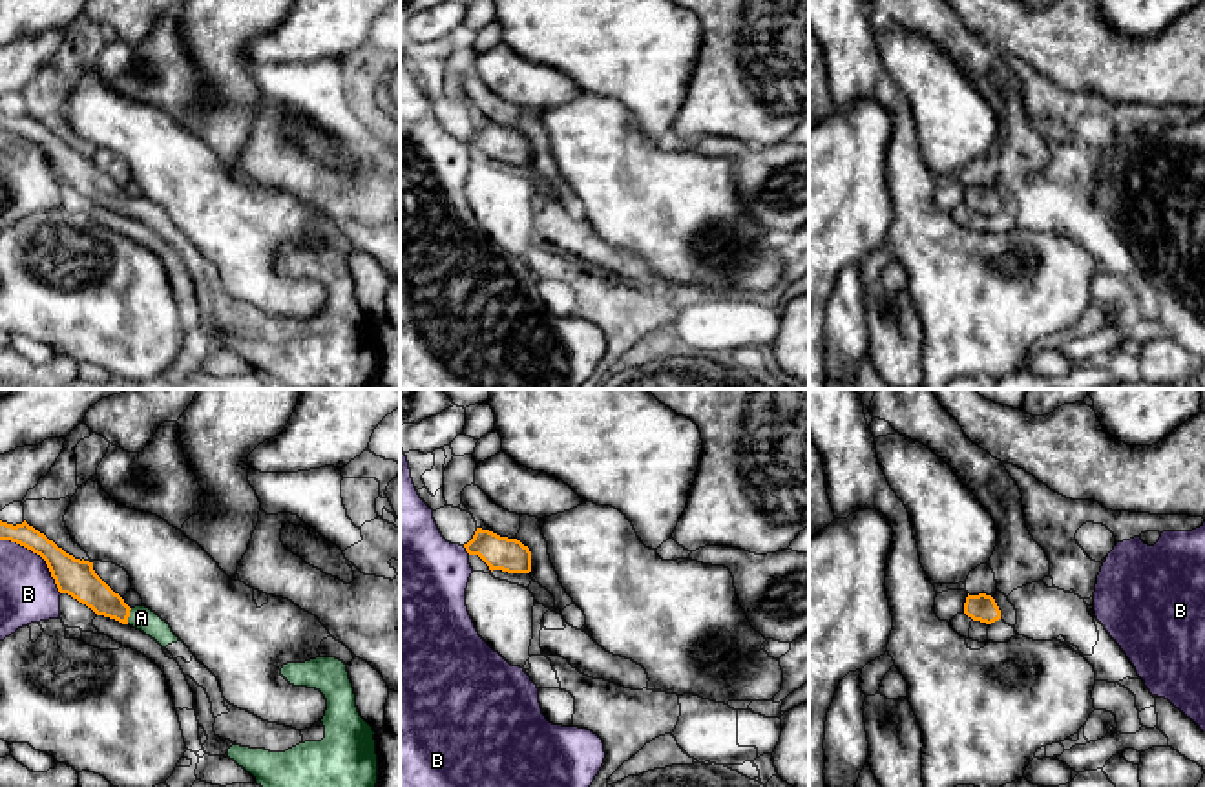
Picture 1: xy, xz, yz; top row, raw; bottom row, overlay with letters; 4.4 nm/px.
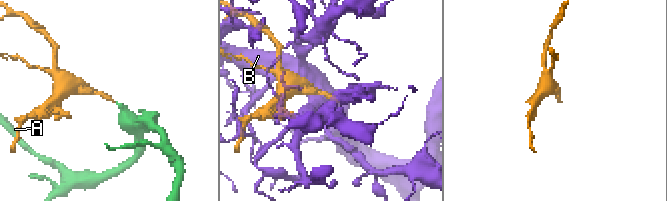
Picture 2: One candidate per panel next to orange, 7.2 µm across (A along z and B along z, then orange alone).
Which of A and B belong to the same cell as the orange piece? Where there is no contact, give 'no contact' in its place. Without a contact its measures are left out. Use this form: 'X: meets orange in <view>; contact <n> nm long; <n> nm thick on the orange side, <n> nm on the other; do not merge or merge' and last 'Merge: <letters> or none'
A: meets orange in xy; contact 80 nm long; 150 nm thick on the orange side, 110 nm on the other; merge
B: meets orange in xy; contact 360 nm long; 160 nm thick on the orange side, 260 nm on the other; do not merge
Merge: A

